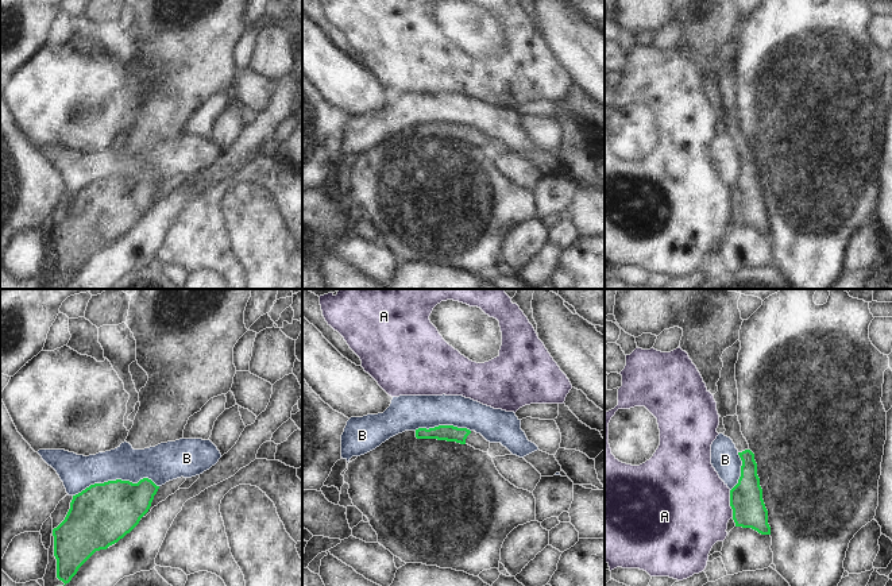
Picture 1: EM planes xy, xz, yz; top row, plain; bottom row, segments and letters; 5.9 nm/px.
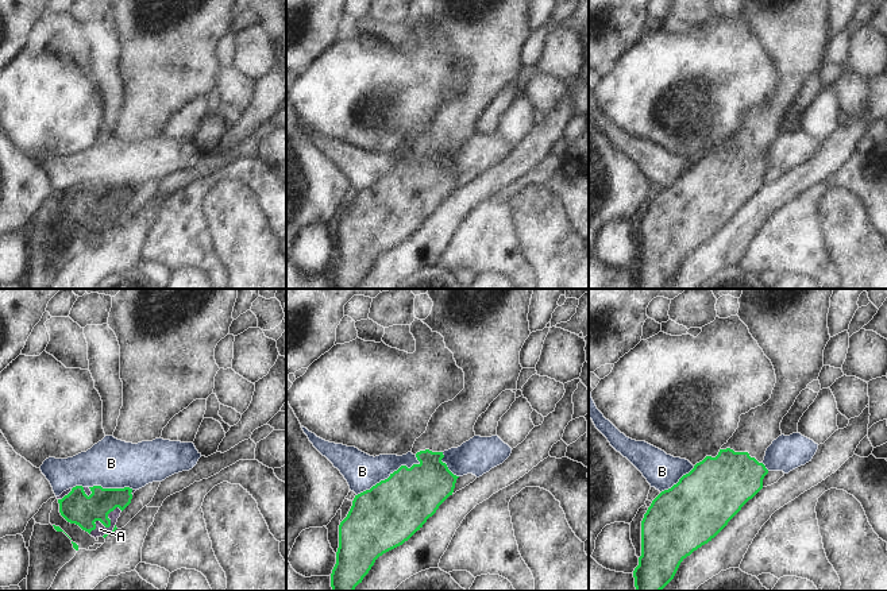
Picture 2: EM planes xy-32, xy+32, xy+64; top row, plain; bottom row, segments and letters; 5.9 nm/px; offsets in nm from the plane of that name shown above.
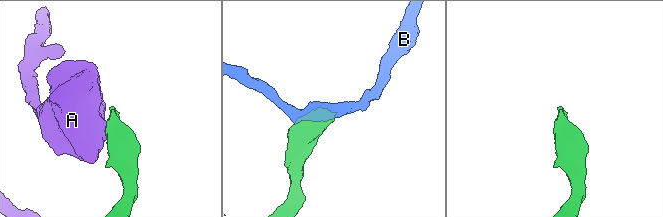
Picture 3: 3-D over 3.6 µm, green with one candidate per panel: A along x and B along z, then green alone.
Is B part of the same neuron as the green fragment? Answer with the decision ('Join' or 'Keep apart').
Keep apart.

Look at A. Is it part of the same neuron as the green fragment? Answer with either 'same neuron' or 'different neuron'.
different neuron

